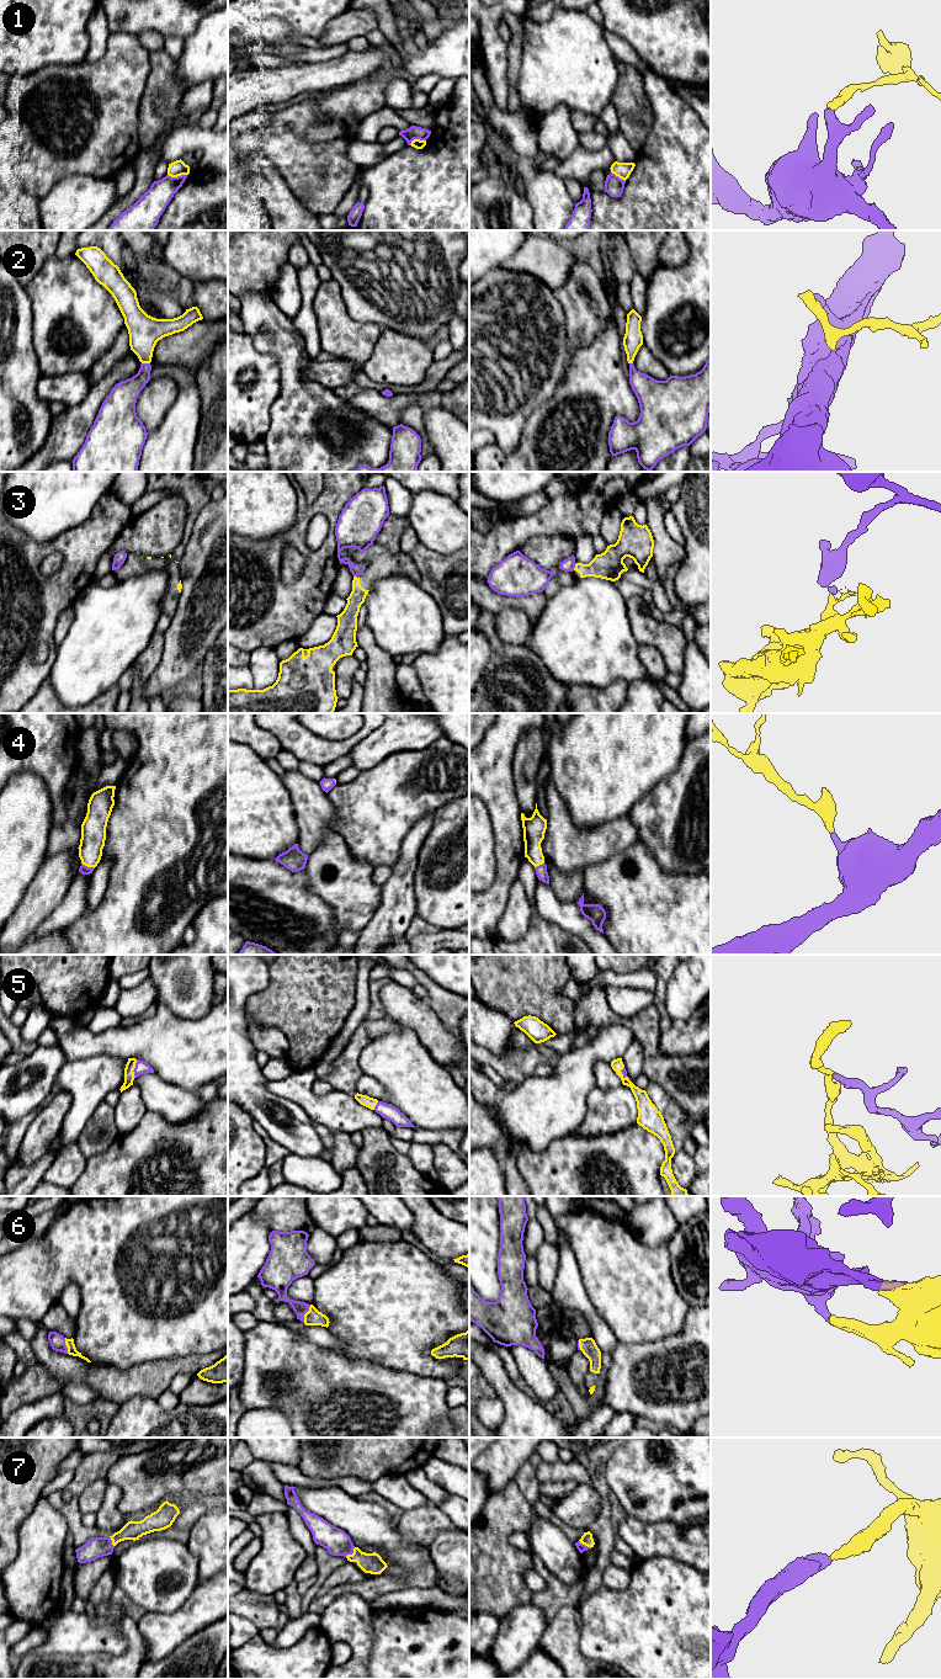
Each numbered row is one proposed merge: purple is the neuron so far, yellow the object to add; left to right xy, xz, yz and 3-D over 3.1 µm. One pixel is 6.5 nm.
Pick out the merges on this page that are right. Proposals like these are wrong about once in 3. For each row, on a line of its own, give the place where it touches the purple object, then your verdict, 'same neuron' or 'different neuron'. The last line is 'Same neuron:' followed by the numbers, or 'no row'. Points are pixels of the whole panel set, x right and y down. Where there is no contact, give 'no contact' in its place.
1: contact xy (177, 176); different neuron
2: contact xy (145, 364); same neuron
3: contact yz (574, 567); different neuron
4: contact xy (89, 867); same neuron
5: contact xy (134, 1068); same neuron
6: contact xz (306, 1312); same neuron
7: contact xz (351, 1553); same neuron
Same neuron: 2, 4, 5, 6, 7

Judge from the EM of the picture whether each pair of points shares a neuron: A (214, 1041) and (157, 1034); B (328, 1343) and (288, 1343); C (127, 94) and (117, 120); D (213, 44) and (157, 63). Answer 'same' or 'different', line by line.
A: same
B: different
C: same
D: different

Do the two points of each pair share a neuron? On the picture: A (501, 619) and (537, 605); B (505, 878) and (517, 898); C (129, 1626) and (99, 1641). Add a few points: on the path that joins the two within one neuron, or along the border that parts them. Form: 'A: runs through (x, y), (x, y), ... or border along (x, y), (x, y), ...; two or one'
A: border along (494, 614), (505, 607), (520, 607), (531, 626); two
B: border along (517, 878), (510, 888), (508, 902), (501, 914); two
C: border along (126, 1613), (117, 1622), (126, 1650), (100, 1654); two

